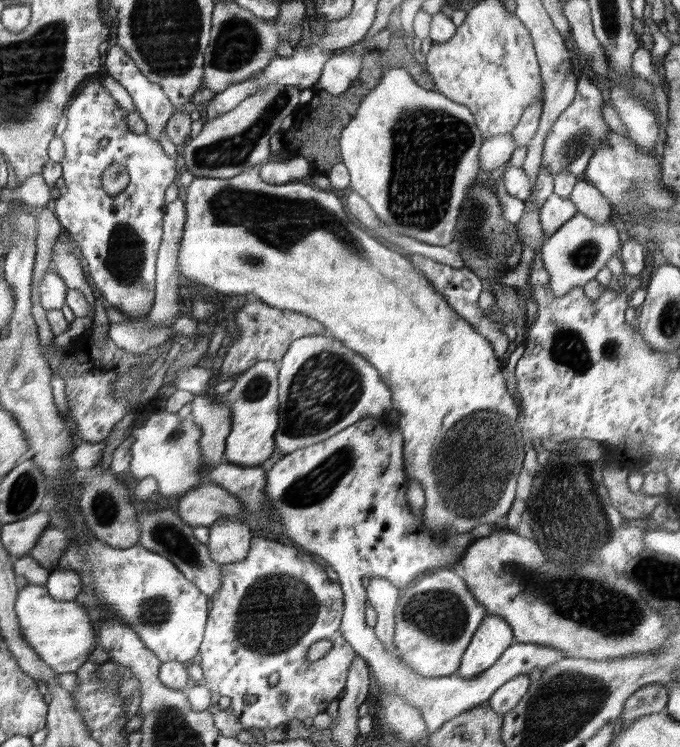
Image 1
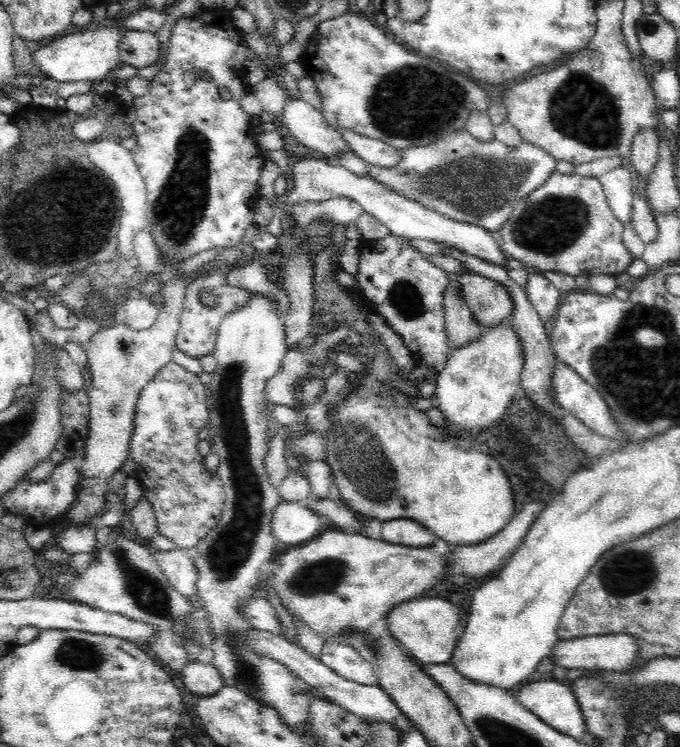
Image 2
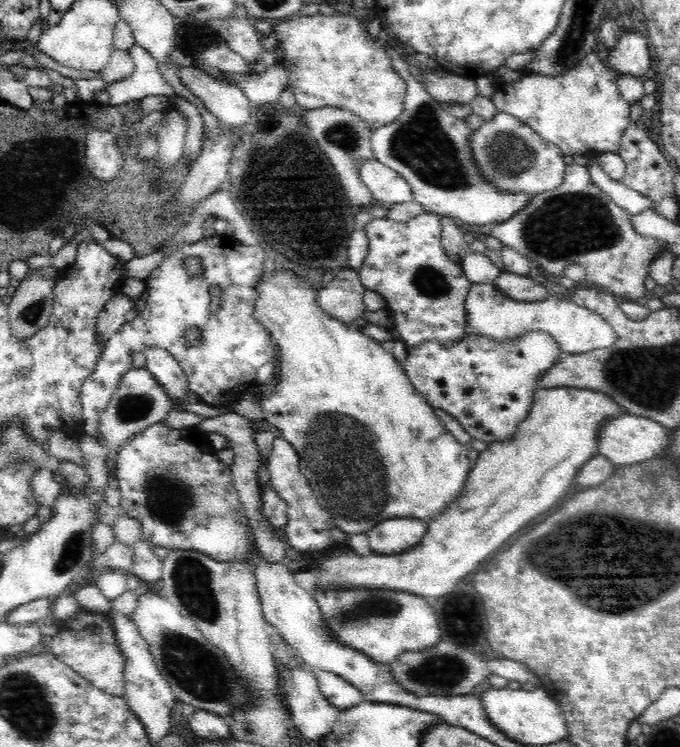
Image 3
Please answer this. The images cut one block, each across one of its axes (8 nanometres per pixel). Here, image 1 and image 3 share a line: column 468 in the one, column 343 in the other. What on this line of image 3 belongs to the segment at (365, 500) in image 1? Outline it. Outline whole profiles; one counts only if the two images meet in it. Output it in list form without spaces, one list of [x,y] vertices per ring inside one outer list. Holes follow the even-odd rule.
[[[316,671],[313,674],[318,680],[319,691],[338,710],[352,708],[364,700],[363,693],[358,688],[334,672]]]

